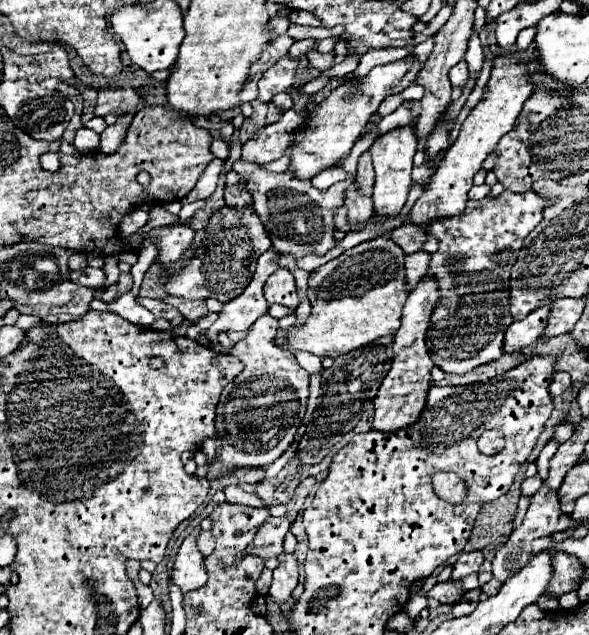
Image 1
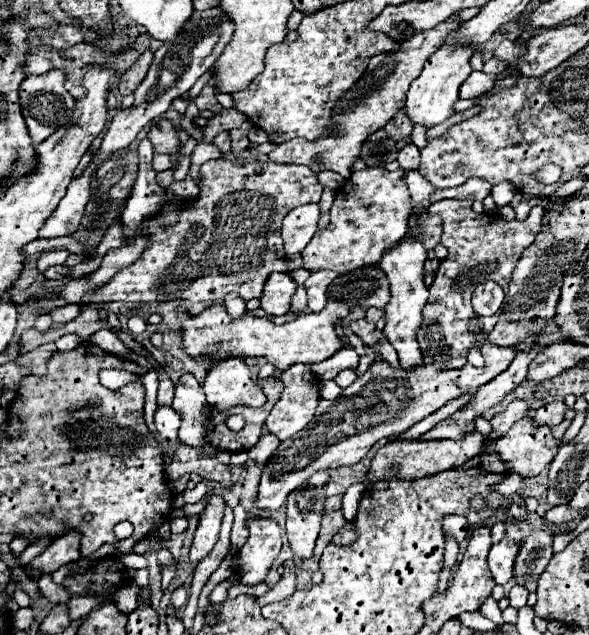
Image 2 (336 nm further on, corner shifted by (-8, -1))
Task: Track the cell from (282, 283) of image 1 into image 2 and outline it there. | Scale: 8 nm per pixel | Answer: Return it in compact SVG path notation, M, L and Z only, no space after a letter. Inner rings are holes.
M271 272L261 296L261 308L267 314L287 314L291 296L297 292L297 282L289 272Z

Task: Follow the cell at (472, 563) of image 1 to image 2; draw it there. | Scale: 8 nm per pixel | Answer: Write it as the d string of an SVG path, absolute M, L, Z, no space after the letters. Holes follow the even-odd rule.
M509 538L501 540L499 544L493 544L487 562L497 584L507 584L507 580L513 576L513 562L515 562L517 550L519 546Z

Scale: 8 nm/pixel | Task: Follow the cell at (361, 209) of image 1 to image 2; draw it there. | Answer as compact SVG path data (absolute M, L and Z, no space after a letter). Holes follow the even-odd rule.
M451 16L449 20L437 24L431 30L415 32L409 40L401 42L397 50L379 52L371 56L365 74L339 100L335 100L331 114L331 120L335 124L331 124L331 130L325 130L325 134L317 140L295 138L289 142L275 144L275 148L269 152L269 160L277 164L305 164L313 172L333 170L343 178L349 178L351 164L359 158L361 144L365 142L365 138L383 128L383 124L387 124L387 120L391 120L391 116L395 116L395 112L403 108L411 80L419 76L425 60L435 52L435 44L439 44L439 40L443 40L443 36L447 36L447 32L455 28L455 24L459 24L459 20Z

